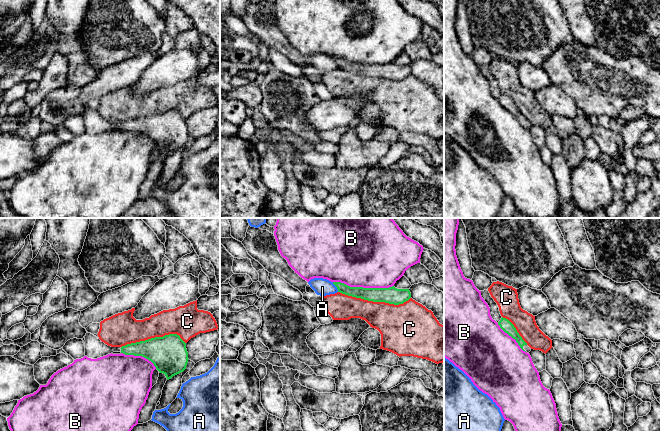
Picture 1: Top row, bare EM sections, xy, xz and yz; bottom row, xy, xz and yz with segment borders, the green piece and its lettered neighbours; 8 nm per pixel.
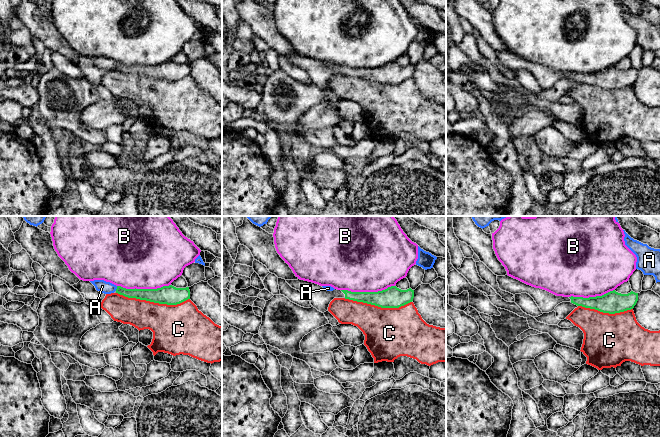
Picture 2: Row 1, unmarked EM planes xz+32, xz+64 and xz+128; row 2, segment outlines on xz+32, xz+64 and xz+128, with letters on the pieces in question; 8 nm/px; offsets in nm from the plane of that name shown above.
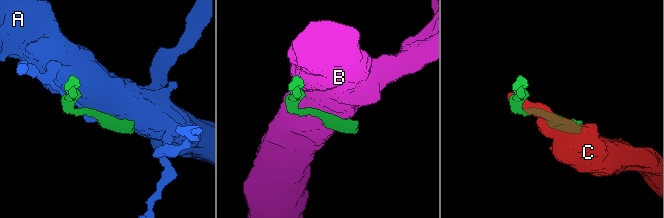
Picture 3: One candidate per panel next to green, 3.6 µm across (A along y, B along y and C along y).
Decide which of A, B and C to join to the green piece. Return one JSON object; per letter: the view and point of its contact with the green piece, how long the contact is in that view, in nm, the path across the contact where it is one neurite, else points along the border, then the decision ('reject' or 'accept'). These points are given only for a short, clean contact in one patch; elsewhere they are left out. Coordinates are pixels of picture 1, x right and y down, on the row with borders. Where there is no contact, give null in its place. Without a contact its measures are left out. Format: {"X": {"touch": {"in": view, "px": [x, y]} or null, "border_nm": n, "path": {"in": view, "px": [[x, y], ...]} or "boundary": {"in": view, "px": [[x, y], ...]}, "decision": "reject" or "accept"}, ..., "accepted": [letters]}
{"A": {"touch": {"in": "xz", "px": [336, 286]}, "border_nm": 90, "boundary": {"in": "xz", "px": [[332, 282], [338, 291]]}, "decision": "reject"}, "B": {"touch": {"in": "xz", "px": [362, 287]}, "border_nm": 480, "decision": "reject"}, "C": {"touch": {"in": "xz", "px": [374, 301]}, "border_nm": 600, "decision": "reject"}, "accepted": []}

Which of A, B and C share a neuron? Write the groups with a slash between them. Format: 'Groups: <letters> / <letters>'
Groups: A / B / C

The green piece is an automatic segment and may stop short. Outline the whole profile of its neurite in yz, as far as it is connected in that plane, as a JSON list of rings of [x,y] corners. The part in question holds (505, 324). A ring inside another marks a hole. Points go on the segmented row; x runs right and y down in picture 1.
[[[502,317],[501,320],[498,322],[498,325],[505,333],[507,333],[509,336],[516,340],[516,342],[523,351],[526,351],[527,353],[531,351],[531,348],[522,339],[514,325],[508,319]]]

